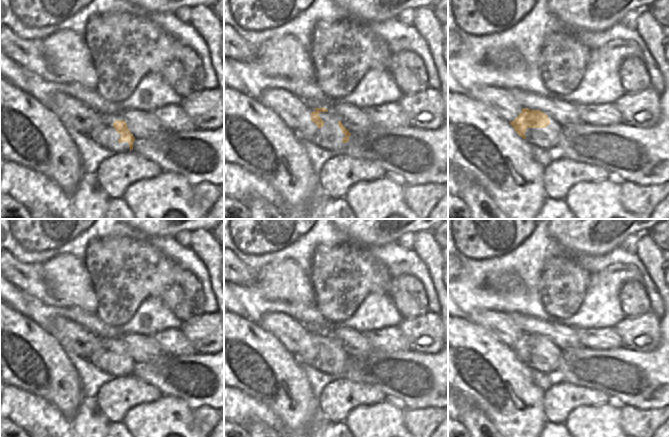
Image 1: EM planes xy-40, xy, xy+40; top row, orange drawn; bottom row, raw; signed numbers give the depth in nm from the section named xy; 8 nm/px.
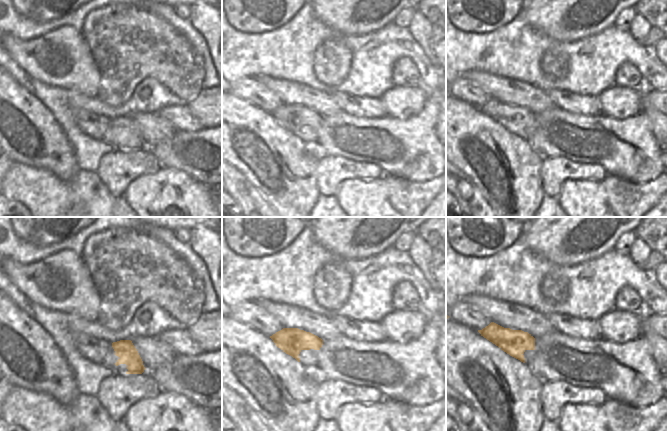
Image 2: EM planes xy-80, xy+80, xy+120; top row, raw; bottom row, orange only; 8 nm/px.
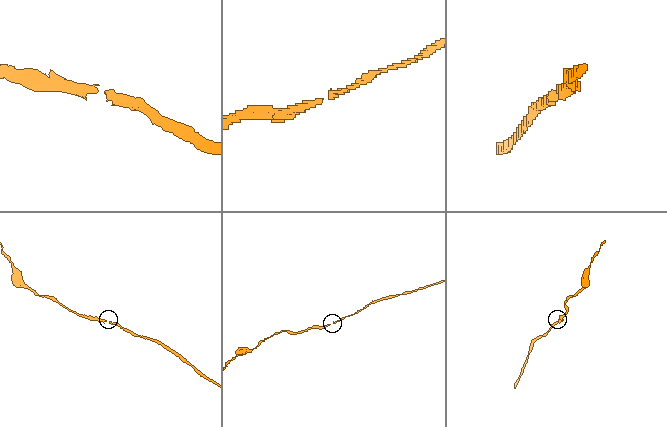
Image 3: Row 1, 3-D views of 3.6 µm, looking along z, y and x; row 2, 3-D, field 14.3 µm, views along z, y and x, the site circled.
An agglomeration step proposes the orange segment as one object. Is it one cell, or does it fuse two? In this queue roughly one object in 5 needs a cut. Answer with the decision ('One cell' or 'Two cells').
One cell

